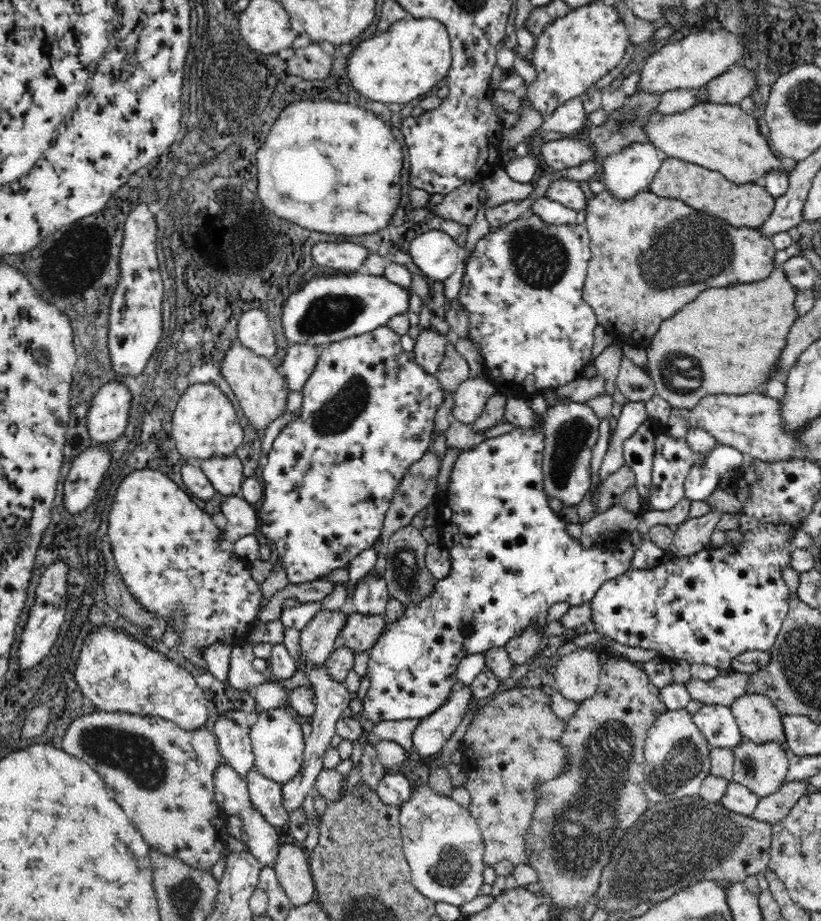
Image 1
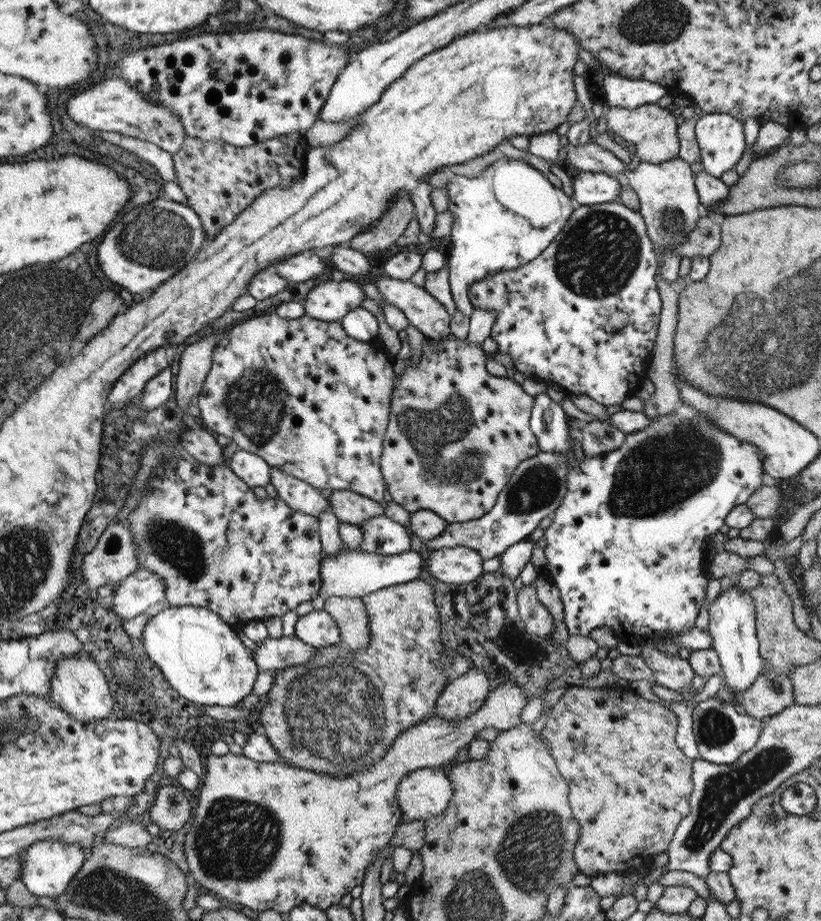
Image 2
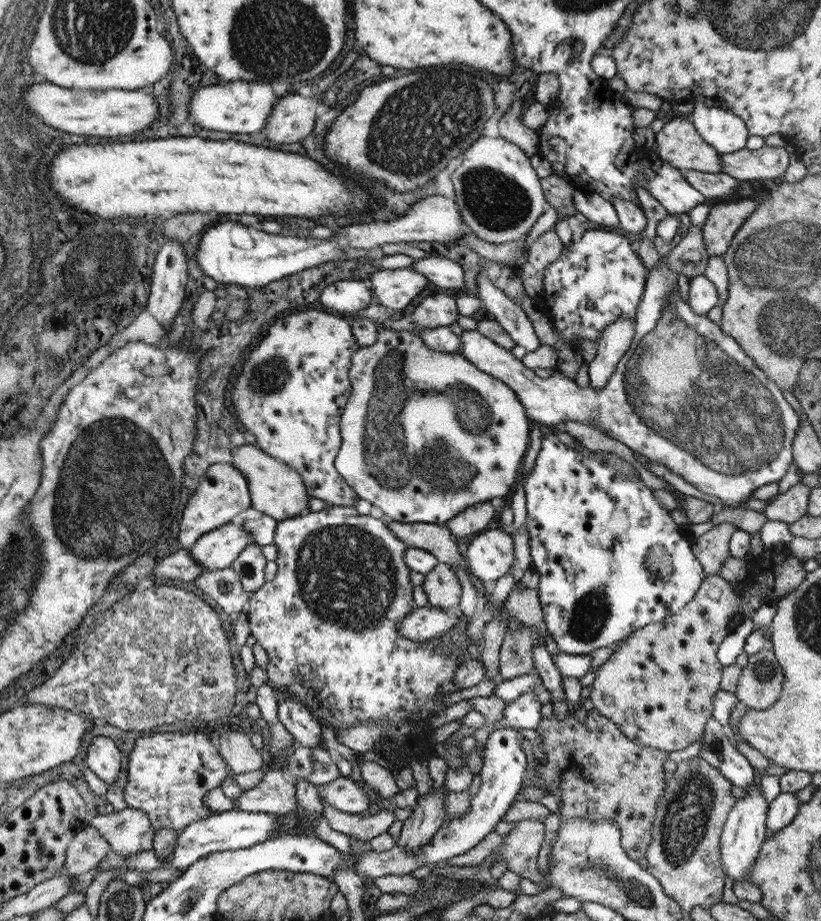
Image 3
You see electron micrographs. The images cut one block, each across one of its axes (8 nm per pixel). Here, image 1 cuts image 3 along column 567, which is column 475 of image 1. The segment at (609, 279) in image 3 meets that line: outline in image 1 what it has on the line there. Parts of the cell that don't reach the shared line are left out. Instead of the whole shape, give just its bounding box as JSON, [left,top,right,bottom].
[458,214,598,398]

